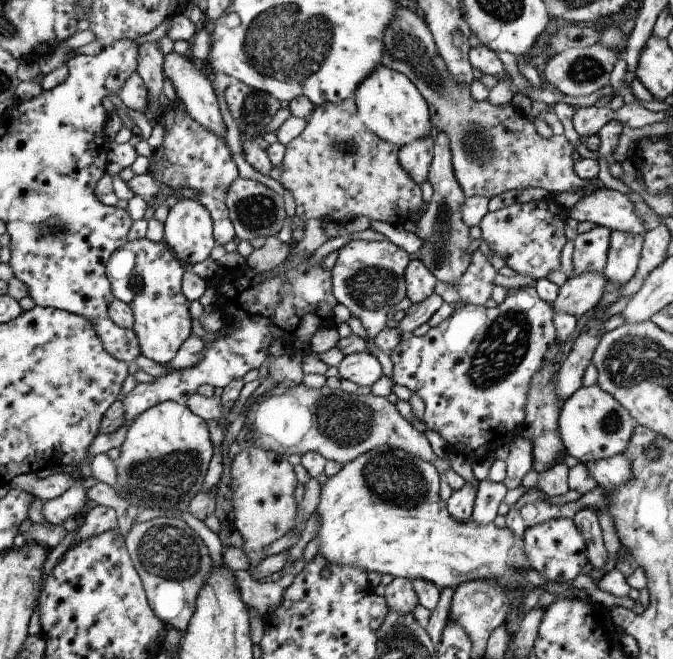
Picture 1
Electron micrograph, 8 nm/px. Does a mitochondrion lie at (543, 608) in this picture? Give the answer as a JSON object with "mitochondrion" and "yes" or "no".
{"mitochondrion":"no"}

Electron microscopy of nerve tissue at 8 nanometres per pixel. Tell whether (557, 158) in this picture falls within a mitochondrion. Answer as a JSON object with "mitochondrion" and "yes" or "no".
{"mitochondrion":"no"}

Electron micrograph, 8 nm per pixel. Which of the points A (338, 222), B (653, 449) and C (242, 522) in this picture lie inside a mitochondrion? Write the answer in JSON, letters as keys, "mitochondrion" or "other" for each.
{"A":"other","B":"mitochondrion","C":"other"}

